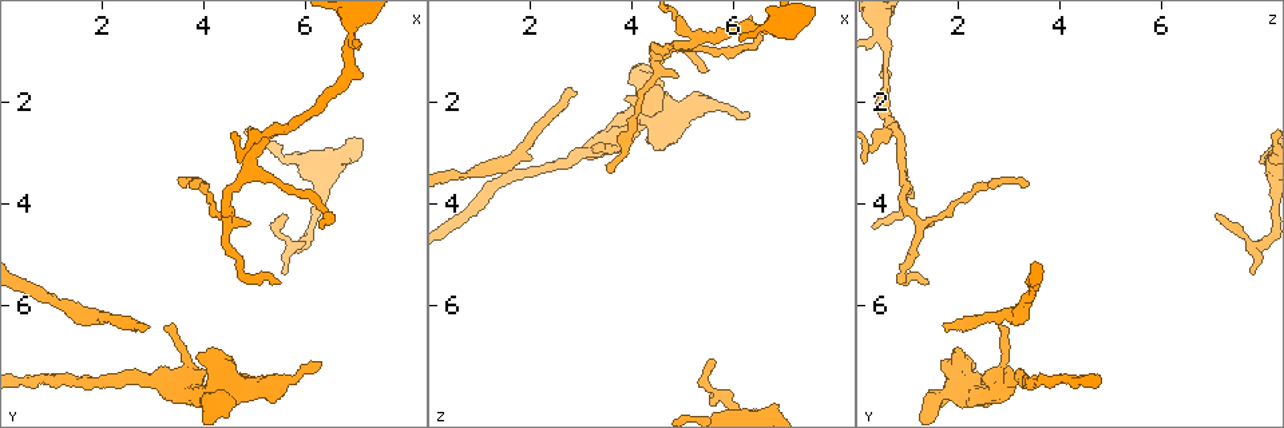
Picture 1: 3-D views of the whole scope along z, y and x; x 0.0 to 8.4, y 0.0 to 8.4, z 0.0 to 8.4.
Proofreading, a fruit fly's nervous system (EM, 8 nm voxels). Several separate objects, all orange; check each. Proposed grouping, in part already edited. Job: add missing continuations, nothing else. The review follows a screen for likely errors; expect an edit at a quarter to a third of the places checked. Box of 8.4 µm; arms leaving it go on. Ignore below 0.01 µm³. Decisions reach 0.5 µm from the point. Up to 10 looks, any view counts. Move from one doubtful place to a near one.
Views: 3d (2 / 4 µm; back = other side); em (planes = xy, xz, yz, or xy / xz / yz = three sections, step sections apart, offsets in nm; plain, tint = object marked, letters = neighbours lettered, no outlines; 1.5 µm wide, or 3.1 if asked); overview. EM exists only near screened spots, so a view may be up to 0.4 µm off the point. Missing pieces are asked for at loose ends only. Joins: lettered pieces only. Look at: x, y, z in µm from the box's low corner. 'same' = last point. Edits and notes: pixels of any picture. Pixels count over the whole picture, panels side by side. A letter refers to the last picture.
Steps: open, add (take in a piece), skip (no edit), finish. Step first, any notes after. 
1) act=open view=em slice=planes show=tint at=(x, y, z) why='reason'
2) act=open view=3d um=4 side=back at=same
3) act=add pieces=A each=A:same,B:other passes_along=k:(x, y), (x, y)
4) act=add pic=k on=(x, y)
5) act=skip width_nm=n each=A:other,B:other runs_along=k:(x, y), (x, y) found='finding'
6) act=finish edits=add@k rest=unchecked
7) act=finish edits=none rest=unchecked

act=open view=em slice=xy step=4 show=tint at=(6.35, 7.10, 2.20) why='branch stops here'

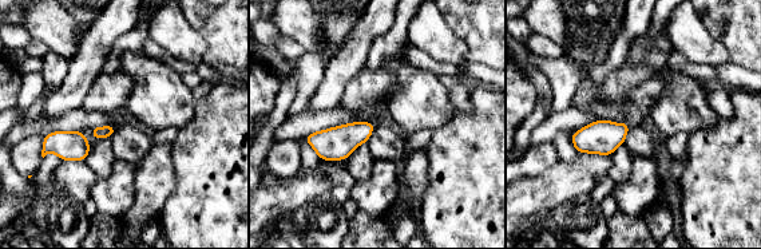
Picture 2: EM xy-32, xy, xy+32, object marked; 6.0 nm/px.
act=open view=em slice=xy step=4 show=letters at=same

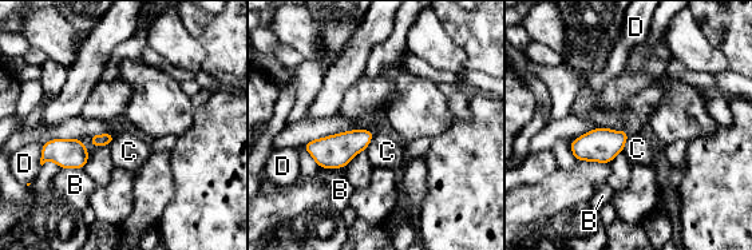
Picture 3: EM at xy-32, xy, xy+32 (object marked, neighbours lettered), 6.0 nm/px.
act=skip each=B:other,C:other,D:other border=3:(373, 135), (364, 150) found='none of them fits'

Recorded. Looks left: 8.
act=open view=em slice=yz step=4 show=letters at=(2.95, 6.45, 1.80)

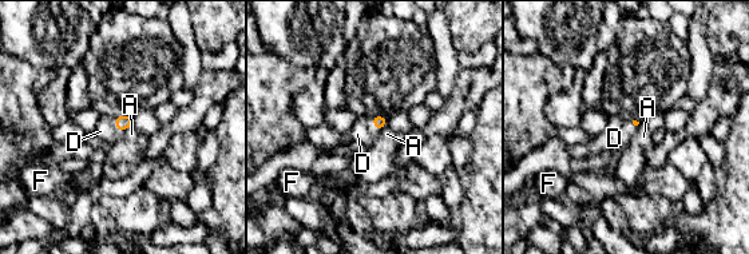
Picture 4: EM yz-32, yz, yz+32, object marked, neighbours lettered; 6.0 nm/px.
act=open view=em slice=planes show=letters at=same why='another direction'

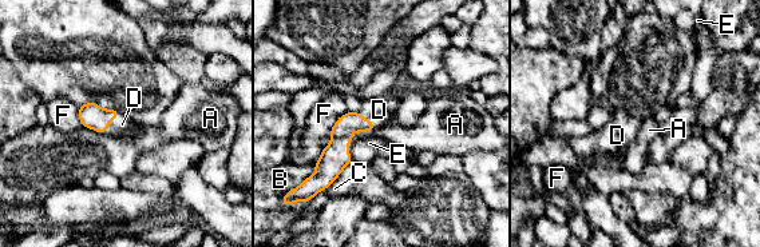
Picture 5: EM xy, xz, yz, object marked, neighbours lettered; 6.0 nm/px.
act=add pieces=D width_nm=110 each=A:other,B:other,C:other,D:same,E:other,F:other passes_along=5:(91, 115), (110, 120), (122, 124) found='it goes on there'

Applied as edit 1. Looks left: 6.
act=open view=overview why='redraw'

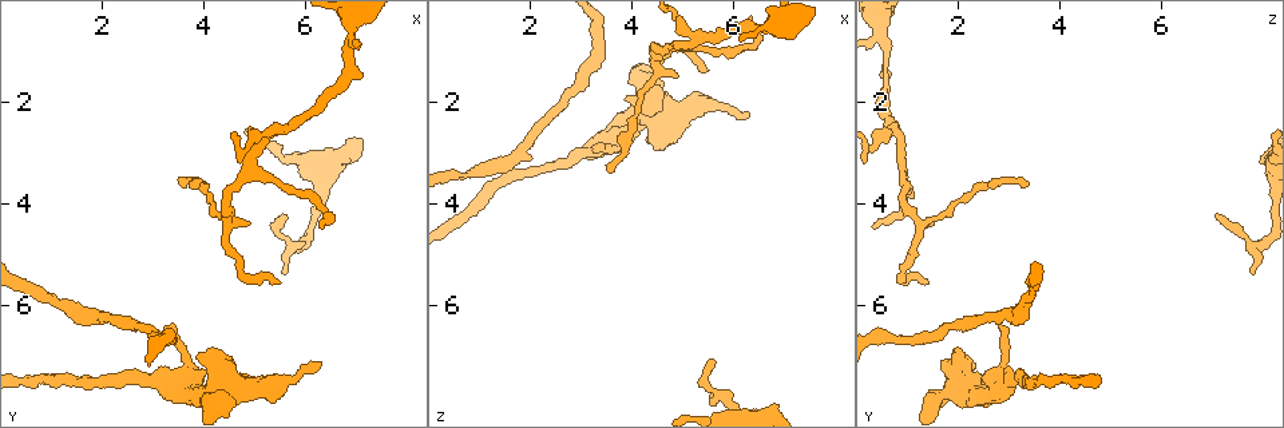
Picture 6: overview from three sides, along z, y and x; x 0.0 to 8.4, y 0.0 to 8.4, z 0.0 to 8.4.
act=open view=em um=3.1 slice=yz step=16 show=tint at=(5.40, 5.50, 1.45) why='tapers out'

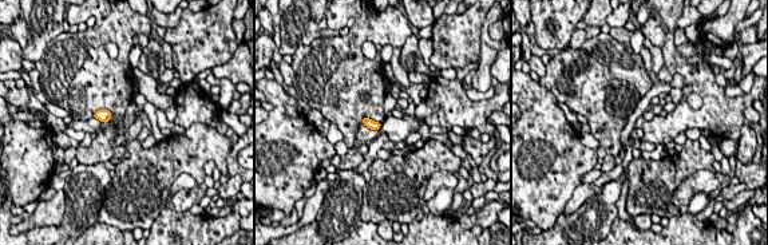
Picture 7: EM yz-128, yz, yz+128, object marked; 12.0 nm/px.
act=open view=em um=3.1 slice=planes show=letters at=same

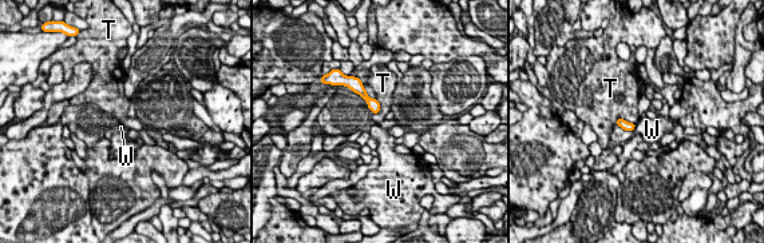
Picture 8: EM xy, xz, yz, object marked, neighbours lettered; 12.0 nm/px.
act=skip each=T:other,W:other border=8:(636, 124), (633, 130) found='none of them fits'

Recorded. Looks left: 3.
act=open view=em slice=planes show=tint at=(5.65, 4.25, 7.15) why='thin end'

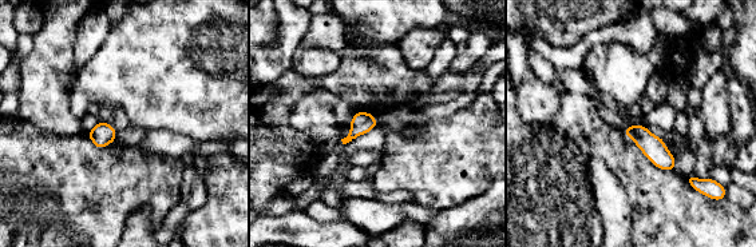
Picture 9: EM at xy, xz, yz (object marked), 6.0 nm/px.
act=open view=em slice=planes show=letters at=same why='what lies round it'

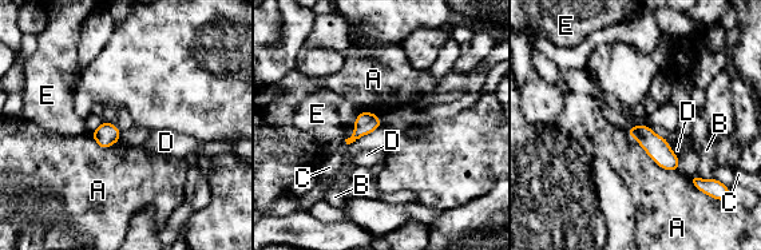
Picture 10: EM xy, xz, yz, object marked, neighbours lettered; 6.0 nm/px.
act=skip longest_contact=A:400nm each=A:other,B:other,C:other,D:other,E:other border=10:(626, 131), (661, 167), (677, 171) found='none of them fits'

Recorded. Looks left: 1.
act=finish edits=add@5 rest=unchecked

